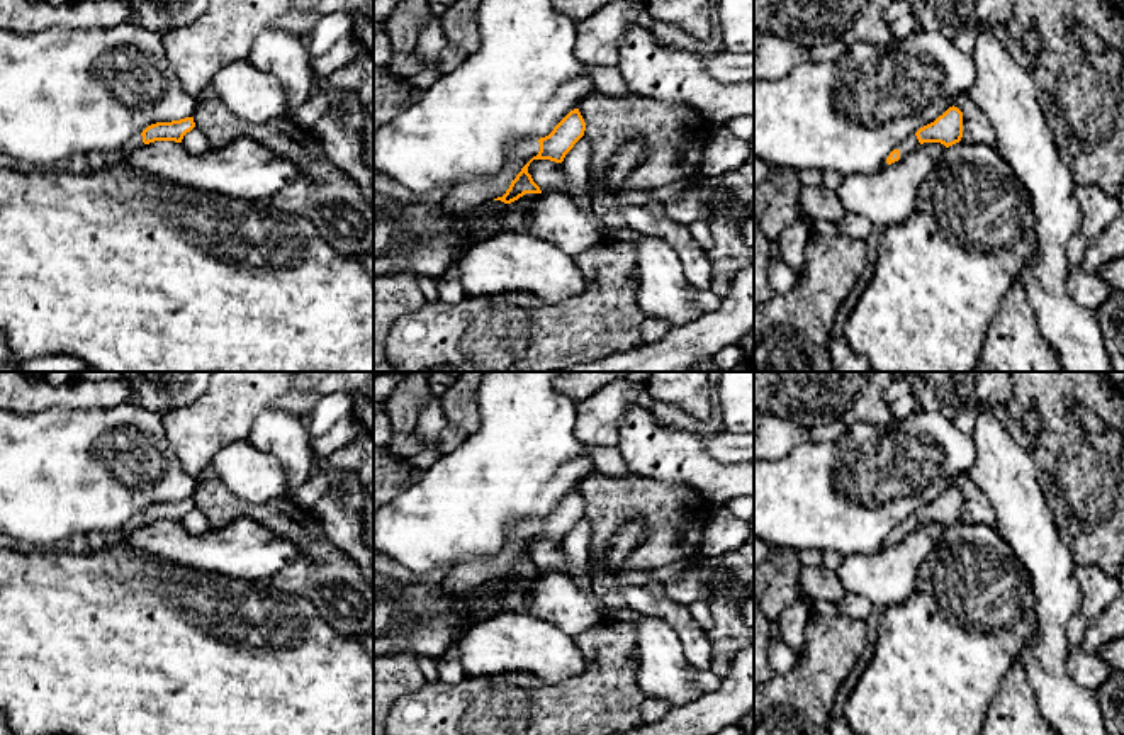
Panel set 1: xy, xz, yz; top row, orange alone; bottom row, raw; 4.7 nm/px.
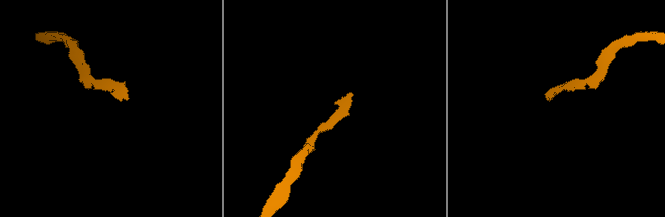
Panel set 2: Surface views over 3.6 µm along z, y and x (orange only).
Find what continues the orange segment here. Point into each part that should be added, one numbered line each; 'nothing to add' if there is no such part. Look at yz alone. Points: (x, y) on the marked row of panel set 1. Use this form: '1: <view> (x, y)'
1: yz (910, 143)

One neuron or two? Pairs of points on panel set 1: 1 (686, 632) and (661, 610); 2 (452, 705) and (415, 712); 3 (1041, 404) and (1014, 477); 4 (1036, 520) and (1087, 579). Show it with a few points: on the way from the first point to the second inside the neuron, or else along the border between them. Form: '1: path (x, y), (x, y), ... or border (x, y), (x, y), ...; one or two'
1: path (681, 625), (668, 611); one
2: path (443, 712), (423, 712); one
3: border (1022, 445), (1031, 452); two
4: border (1075, 566), (1075, 581), (1082, 605); two

